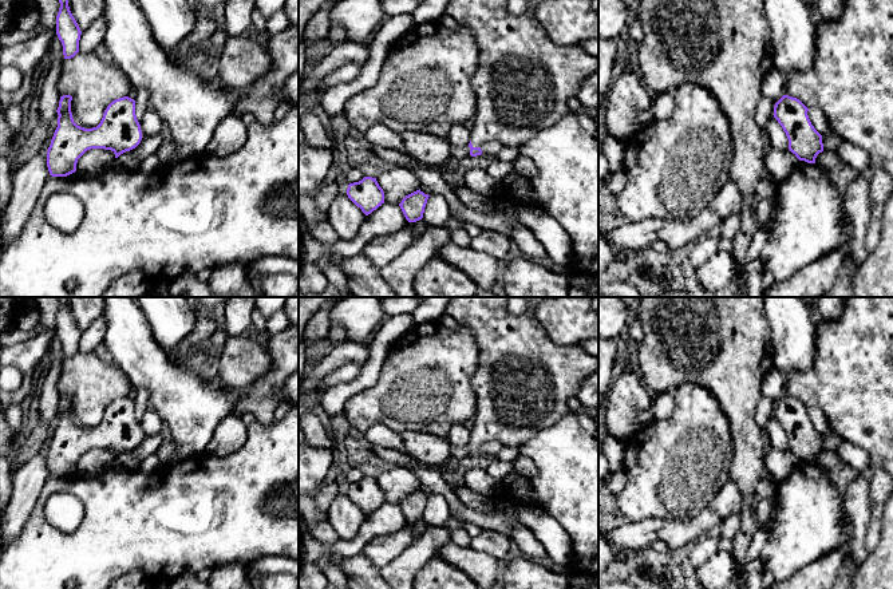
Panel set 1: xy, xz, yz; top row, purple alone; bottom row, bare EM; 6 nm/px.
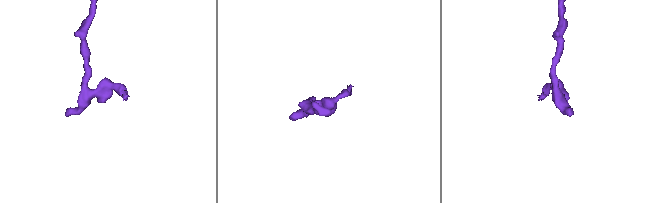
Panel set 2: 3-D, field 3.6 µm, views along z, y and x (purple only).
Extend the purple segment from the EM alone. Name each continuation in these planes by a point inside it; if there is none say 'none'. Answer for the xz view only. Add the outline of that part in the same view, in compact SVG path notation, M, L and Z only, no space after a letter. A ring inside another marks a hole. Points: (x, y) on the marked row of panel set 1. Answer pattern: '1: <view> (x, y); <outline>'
1: xz (524, 79); M450 0L446 13L473 32L479 50L478 67L471 78L477 96L470 129L473 147L493 141L519 149L566 115L570 111L568 99L577 96L590 74L598 72L598 59L578 44L556 44L533 15L509 13L507 0Z

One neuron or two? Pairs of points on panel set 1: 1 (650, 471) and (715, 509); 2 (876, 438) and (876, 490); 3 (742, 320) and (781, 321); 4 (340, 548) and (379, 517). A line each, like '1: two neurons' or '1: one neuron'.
1: two neurons
2: two neurons
3: two neurons
4: one neuron

